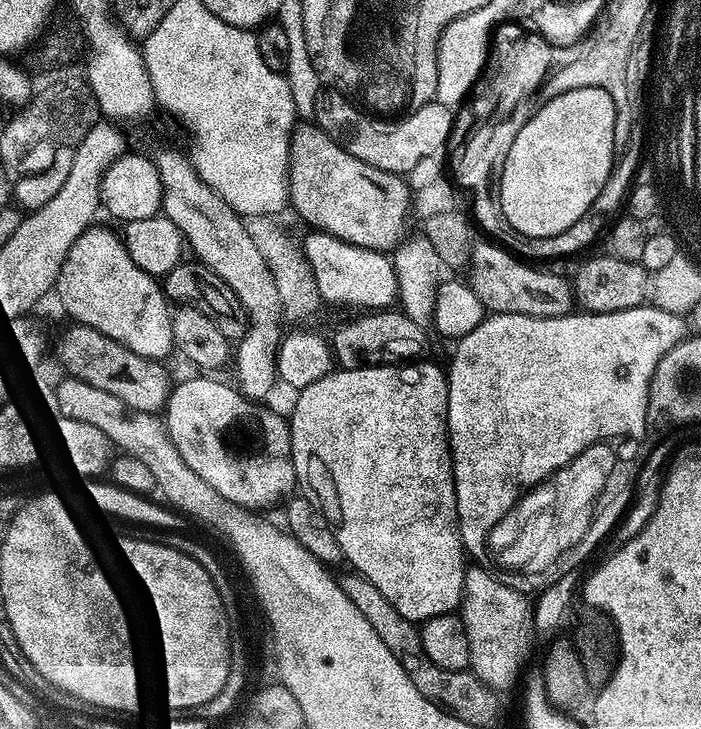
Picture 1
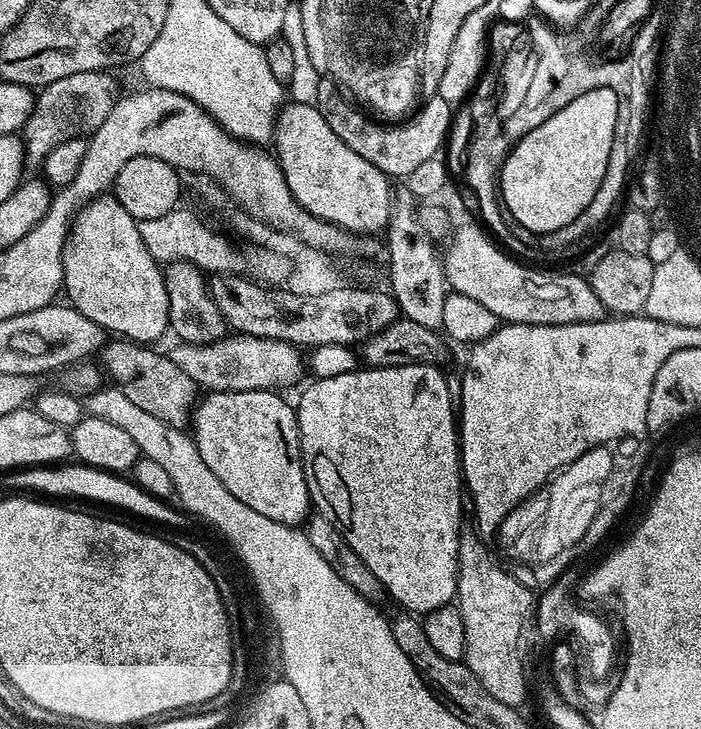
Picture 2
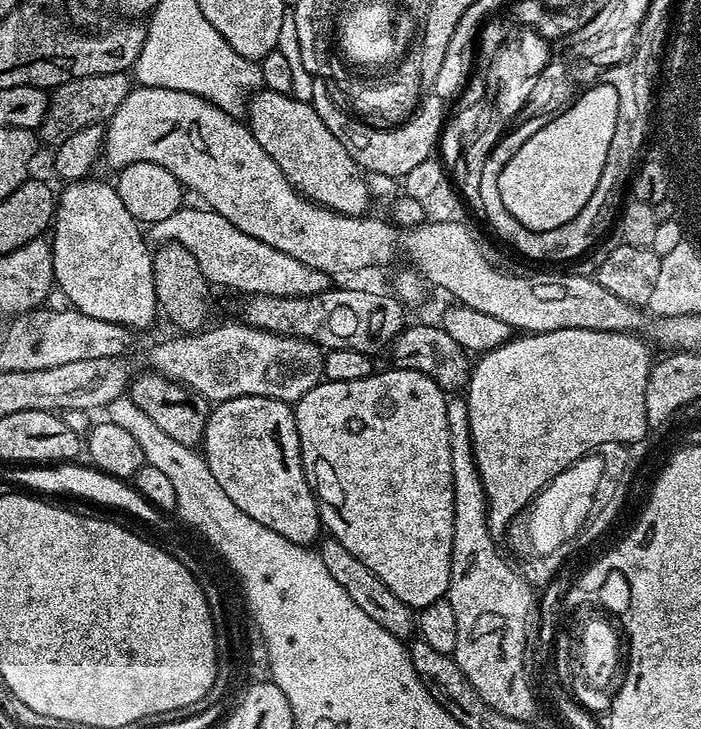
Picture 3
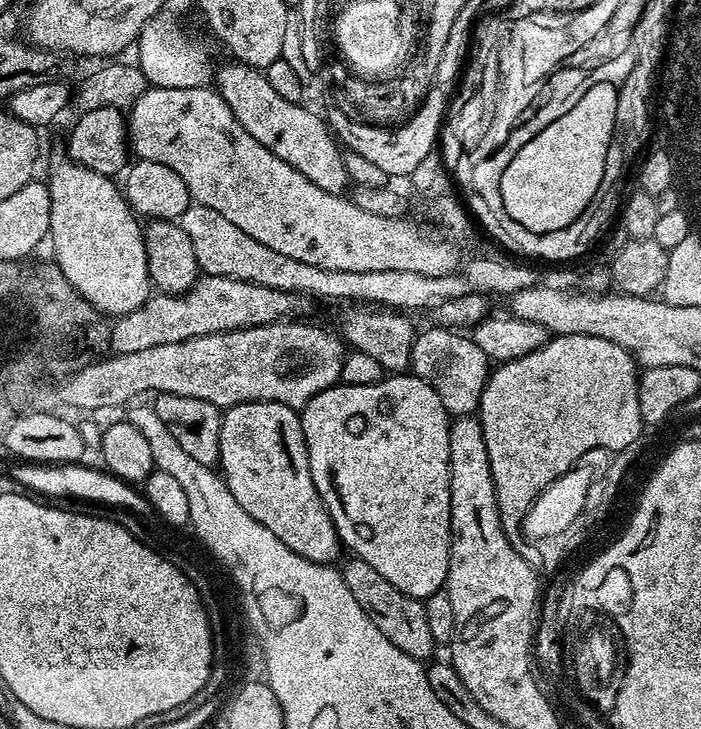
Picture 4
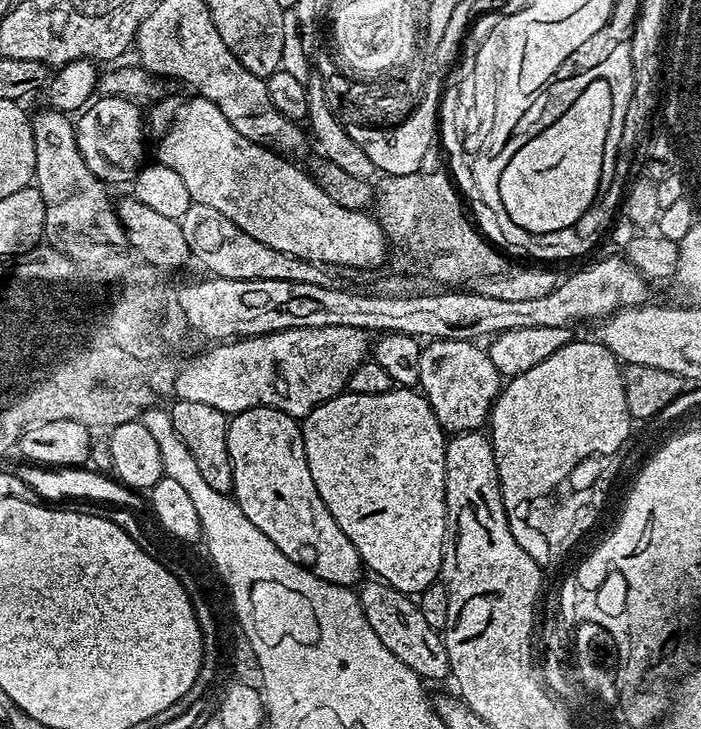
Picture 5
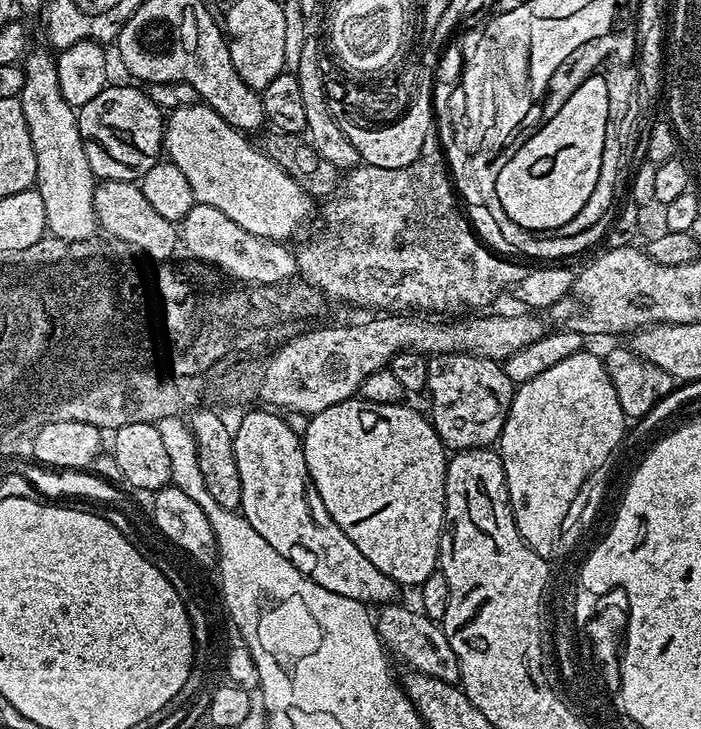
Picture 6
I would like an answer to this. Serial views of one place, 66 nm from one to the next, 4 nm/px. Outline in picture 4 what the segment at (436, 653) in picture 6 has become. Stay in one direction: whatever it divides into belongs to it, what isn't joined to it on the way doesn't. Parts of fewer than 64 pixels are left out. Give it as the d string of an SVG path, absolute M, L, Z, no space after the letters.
M349 557L348 562L341 567L343 580L346 586L350 587L350 594L358 601L358 606L365 611L367 618L374 626L381 631L398 650L424 662L431 659L433 650L436 650L436 643L430 626L427 625L424 603L416 600L410 595L402 594L396 586L387 582L382 574L378 574L369 563L362 562L356 557Z

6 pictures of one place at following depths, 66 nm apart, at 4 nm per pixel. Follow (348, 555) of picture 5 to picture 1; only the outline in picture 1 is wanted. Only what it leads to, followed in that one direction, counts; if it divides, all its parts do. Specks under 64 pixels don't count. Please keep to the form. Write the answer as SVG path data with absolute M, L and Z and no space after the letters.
M196 374L193 380L184 380L175 385L172 389L172 394L168 398L166 405L166 427L168 435L172 437L172 441L176 444L176 448L179 449L184 461L191 466L196 474L214 490L218 490L218 494L222 494L222 498L226 498L230 502L240 504L243 508L249 510L264 510L260 508L272 508L279 500L282 502L287 501L289 497L293 495L292 487L298 484L298 477L296 475L296 467L292 461L292 430L287 419L284 420L275 412L272 408L267 408L269 405L264 402L257 402L248 399L239 387L233 386L232 388L228 384L223 384L220 380L211 380L213 378L208 374Z

